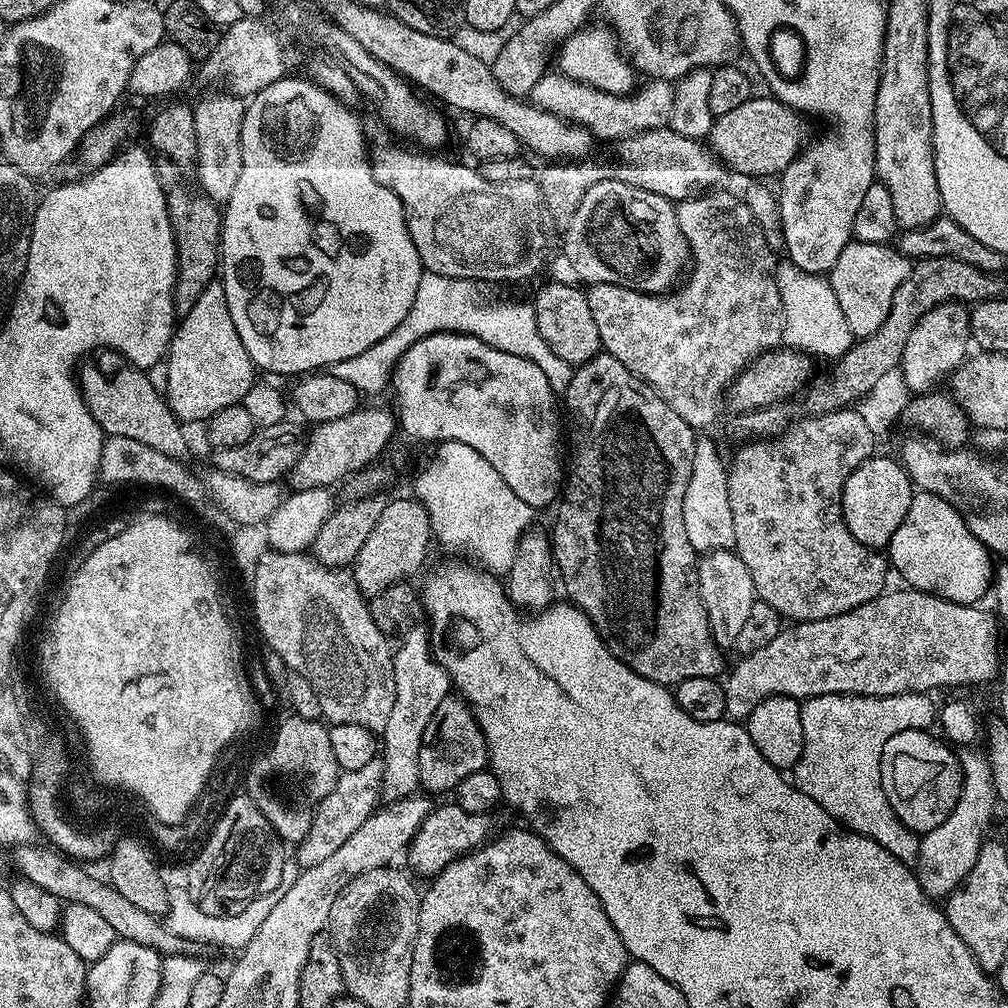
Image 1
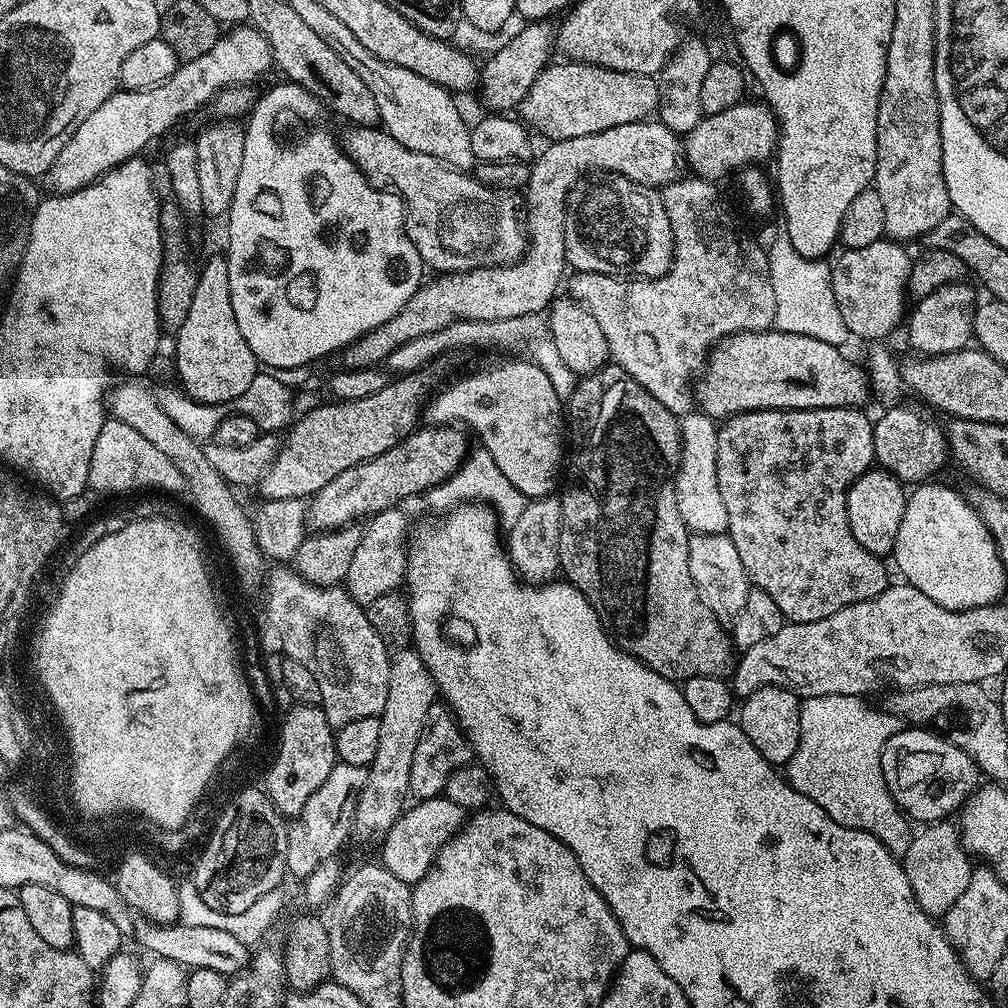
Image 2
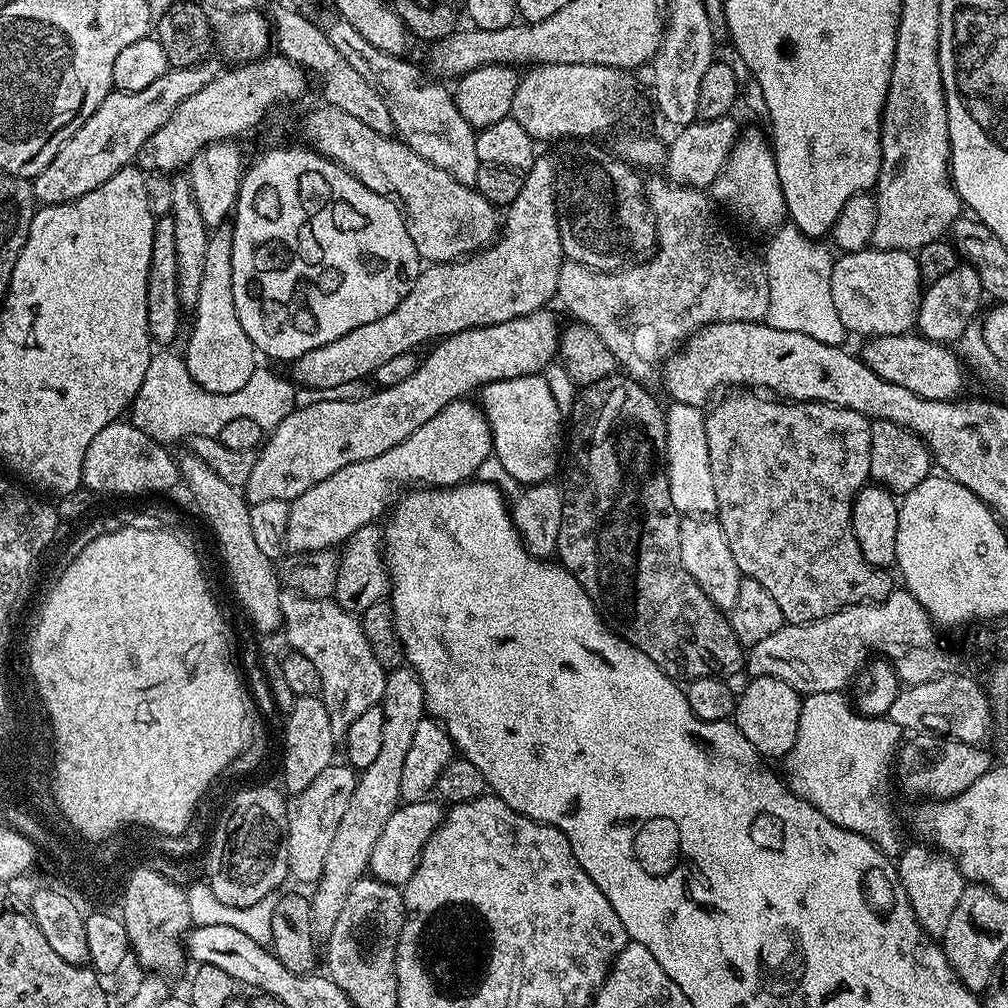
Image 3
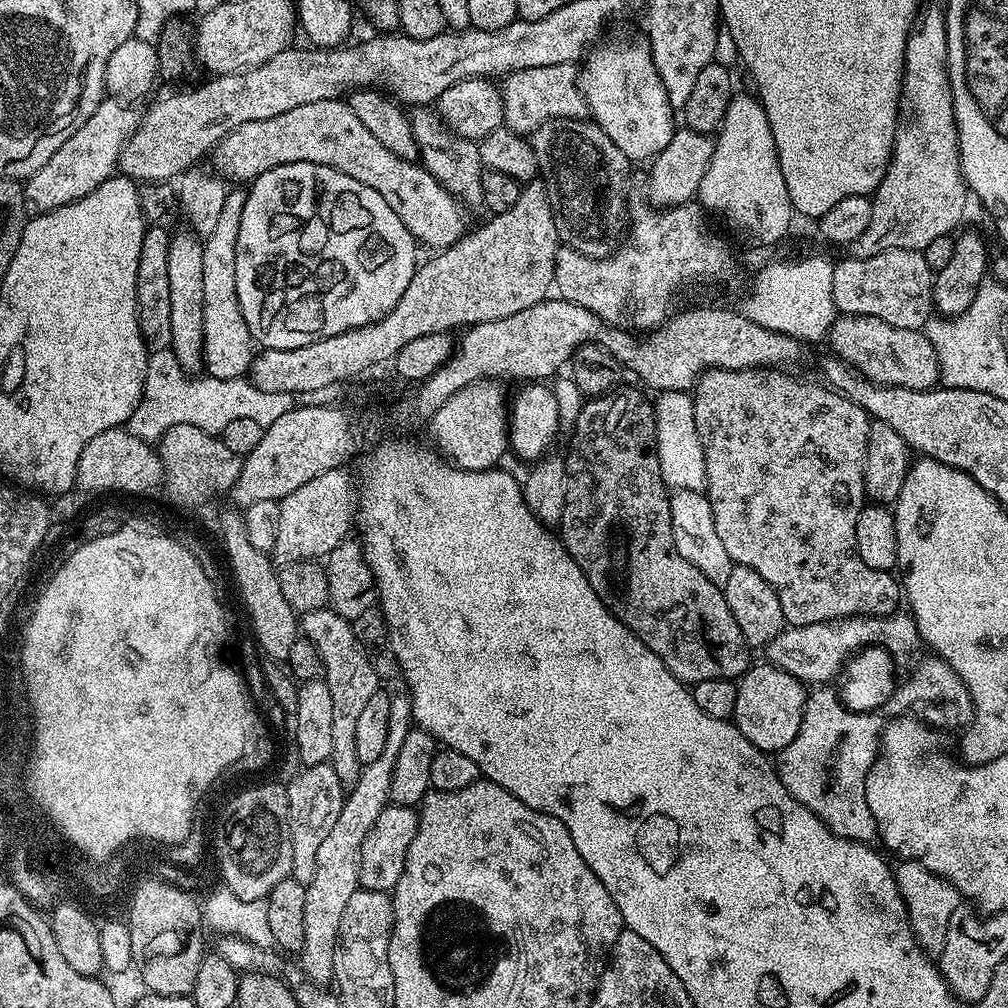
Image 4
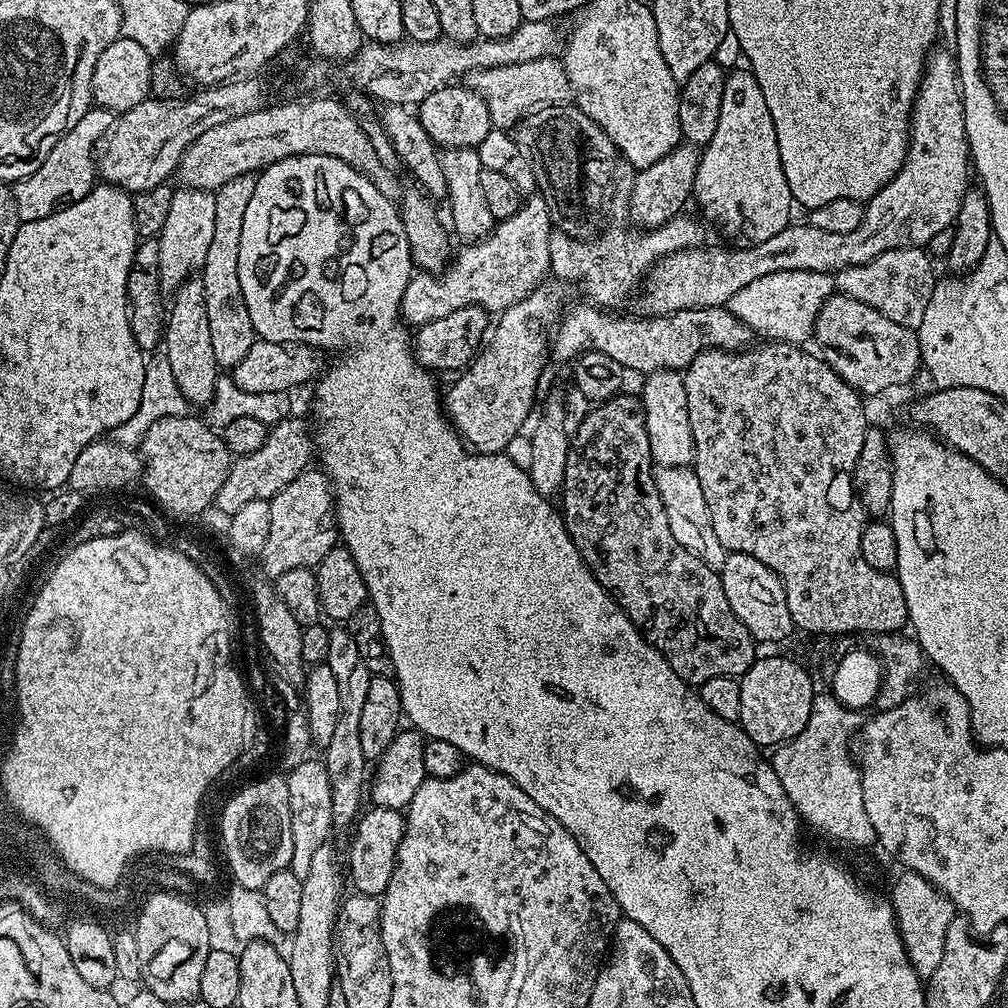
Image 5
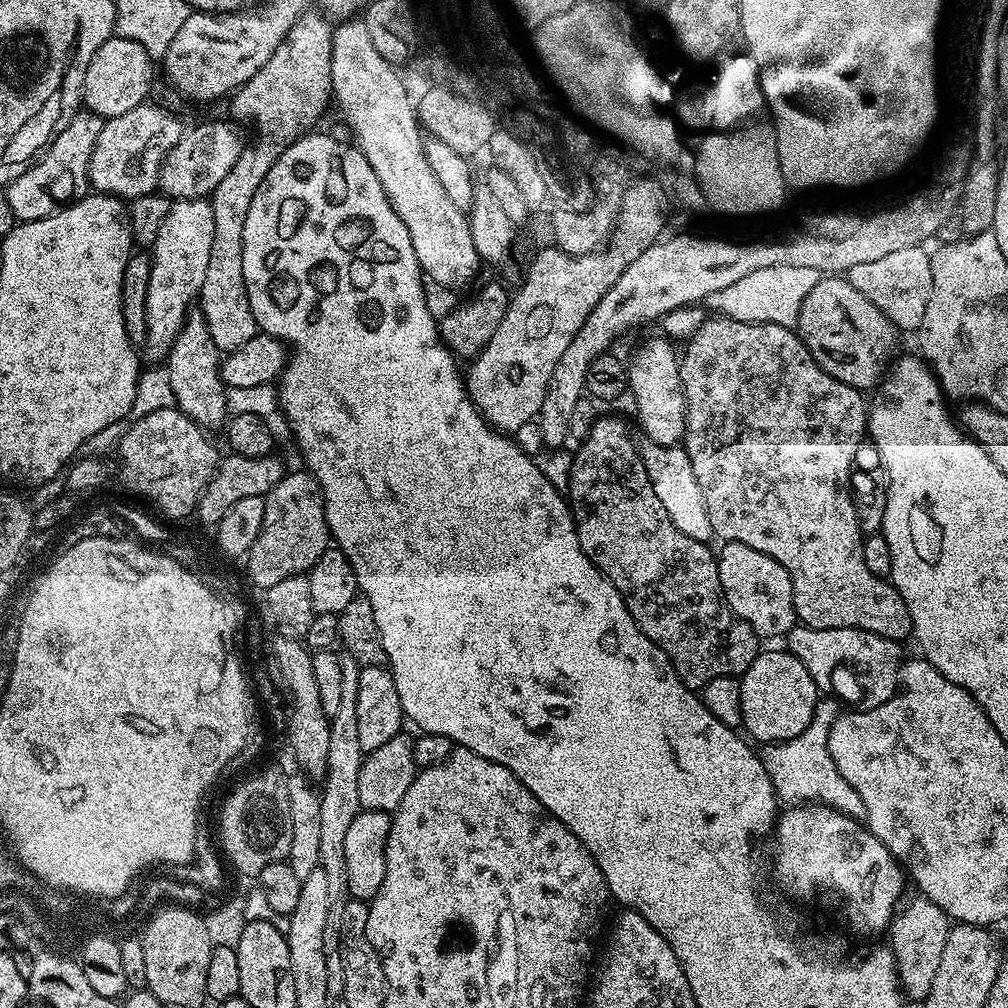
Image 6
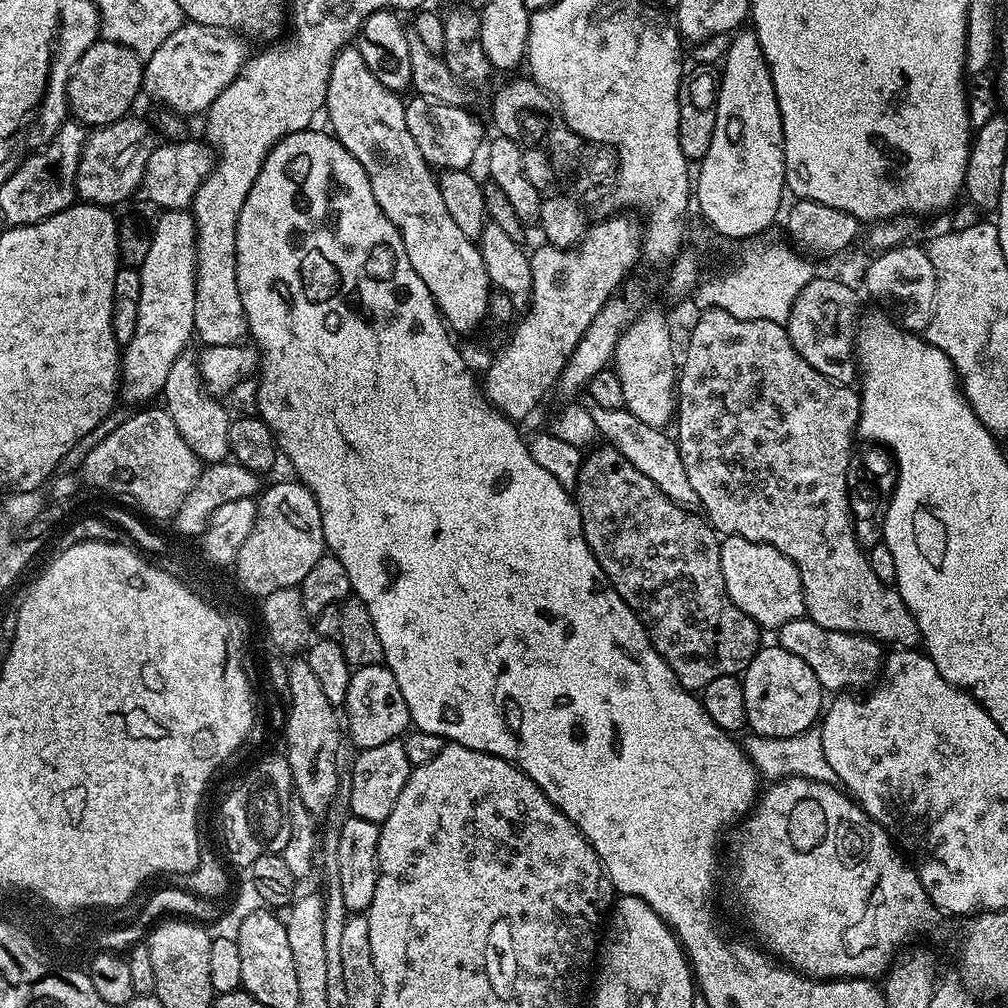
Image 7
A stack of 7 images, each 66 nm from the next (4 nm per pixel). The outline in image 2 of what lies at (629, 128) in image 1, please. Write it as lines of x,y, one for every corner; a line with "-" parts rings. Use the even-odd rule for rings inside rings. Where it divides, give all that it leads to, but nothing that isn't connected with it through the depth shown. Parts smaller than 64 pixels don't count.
549,63
538,78
534,78
534,86
530,86
518,109
523,123
529,129
537,128
549,141
598,134
610,130
610,126
649,119
662,103
655,76
632,76
629,72
615,72
599,64
556,63

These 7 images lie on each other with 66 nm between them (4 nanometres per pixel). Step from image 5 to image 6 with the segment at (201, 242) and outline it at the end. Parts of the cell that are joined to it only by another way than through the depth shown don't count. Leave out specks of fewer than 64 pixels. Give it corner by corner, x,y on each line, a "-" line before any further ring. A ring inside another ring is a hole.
207,199
172,200
170,214
166,214
158,229
158,238
150,249
152,265
146,290
146,338
142,352
154,360
152,362
160,362
167,357
174,338
178,338
182,330
182,322
197,303
202,282
206,282
206,265
210,263
213,240
212,206

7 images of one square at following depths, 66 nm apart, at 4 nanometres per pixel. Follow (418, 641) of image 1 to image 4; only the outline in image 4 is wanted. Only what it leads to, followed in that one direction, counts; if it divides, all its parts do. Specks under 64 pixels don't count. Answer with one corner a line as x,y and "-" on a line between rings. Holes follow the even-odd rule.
400,690
400,693
390,695
389,729
382,755
374,762
361,767
358,782
347,789
342,814
338,814
338,822
334,822
322,846
318,846
318,858
314,858
314,878
310,878
306,885
305,934
298,953
300,968
304,971
303,979
307,983
317,986
328,986
333,983
338,926
342,913
346,910
346,902
350,902
351,896
360,888
358,862
362,842
366,842
370,826
378,822
378,814
382,814
382,810
390,803
390,782
394,774
394,762
398,758
398,750
402,750
402,742
406,742
406,734
412,727
412,698
407,691

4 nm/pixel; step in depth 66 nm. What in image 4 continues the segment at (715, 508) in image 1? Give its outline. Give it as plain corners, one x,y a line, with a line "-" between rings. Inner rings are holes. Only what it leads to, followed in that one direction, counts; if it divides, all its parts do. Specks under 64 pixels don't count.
661,392
655,397
656,453
665,485
672,490
703,493
706,482
706,458
698,426
694,426
694,402
688,392

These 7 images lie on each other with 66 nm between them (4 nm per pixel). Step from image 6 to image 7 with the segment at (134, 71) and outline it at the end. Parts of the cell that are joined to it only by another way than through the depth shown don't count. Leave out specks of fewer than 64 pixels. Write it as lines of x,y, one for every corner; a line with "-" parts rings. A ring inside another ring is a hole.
97,39
96,43
78,58
68,83
68,110
85,126
103,126
122,120
133,111
132,103
142,92
144,64
136,52
126,45

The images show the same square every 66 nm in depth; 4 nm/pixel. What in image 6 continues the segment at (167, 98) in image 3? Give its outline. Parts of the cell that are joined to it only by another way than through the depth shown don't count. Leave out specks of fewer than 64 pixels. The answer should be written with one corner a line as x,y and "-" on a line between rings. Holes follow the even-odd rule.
87,110
77,112
72,121
55,136
43,155
27,170
11,179
6,195
10,210
17,221
52,216
61,208
67,208
73,200
89,195
90,154
94,150
94,142
98,142
98,134
103,125
104,120
101,117
93,116

